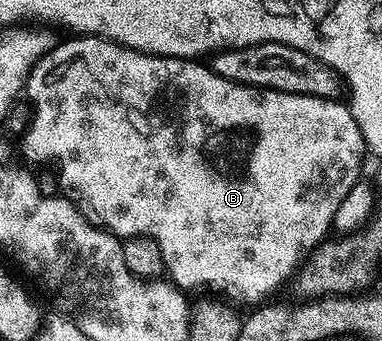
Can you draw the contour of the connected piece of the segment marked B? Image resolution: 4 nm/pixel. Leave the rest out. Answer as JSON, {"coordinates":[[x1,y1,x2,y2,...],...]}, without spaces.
{"coordinates":[[72,36,69,39,69,42,57,41,51,52,43,54,37,60,28,77,26,98,28,94,36,111,24,134,24,154,29,158,27,161,44,162,47,158,56,157,56,162,60,165,63,197,69,198,77,208,84,211,94,225,103,226,121,240,145,236,156,241,158,248,162,248,164,268,173,286,191,292,195,286,208,285,221,290,225,299,236,304,263,303,267,294,272,293,296,272,305,254,329,237,328,229,333,229,342,200,346,200,350,188,361,181,360,165,364,162,366,147,351,109,335,98,263,90,257,86,231,82,218,76,211,65,200,60,144,54,141,50,131,50,117,42,111,42,109,38]]}

